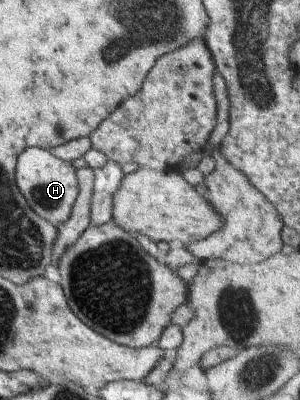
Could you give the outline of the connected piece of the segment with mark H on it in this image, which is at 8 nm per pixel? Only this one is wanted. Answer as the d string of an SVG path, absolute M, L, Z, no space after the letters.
M26 148L18 156L16 166L16 184L24 198L28 200L30 208L48 220L53 225L60 226L64 220L68 220L72 214L72 206L79 194L76 171L71 162L54 156L49 150L42 148Z

